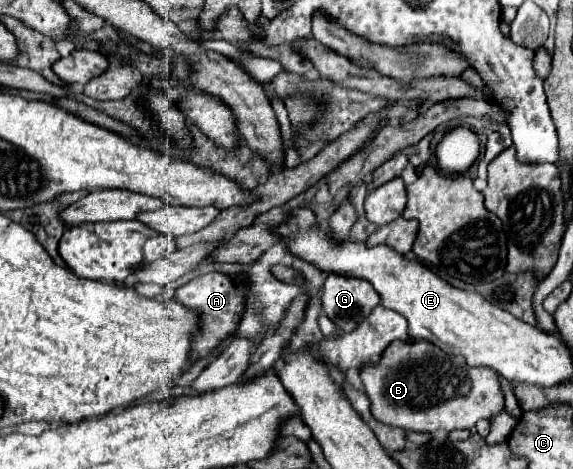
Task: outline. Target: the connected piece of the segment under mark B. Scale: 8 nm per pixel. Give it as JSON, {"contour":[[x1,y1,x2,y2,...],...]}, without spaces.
{"contour":[[426,340,392,342,374,366,362,366,360,380,370,400,372,416,408,432,436,432,472,428,480,418,490,420,504,410,498,374,482,366,466,366,462,356,446,354]]}

